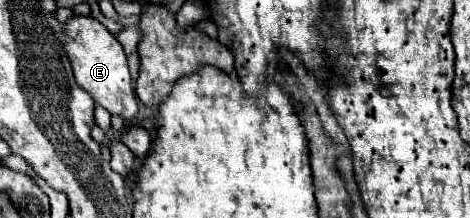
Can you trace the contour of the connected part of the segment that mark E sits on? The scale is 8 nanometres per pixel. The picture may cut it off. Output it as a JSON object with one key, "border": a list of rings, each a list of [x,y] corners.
{"border":[[[72,16],[62,24],[62,28],[66,28],[66,54],[70,56],[76,82],[92,96],[96,104],[106,108],[110,114],[132,120],[138,114],[138,100],[120,42],[92,16]]]}

